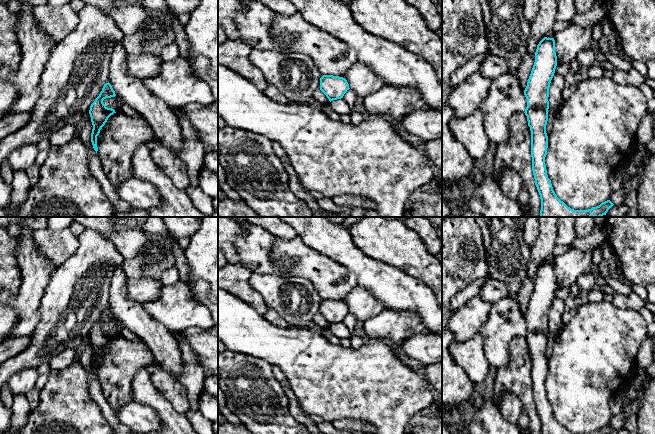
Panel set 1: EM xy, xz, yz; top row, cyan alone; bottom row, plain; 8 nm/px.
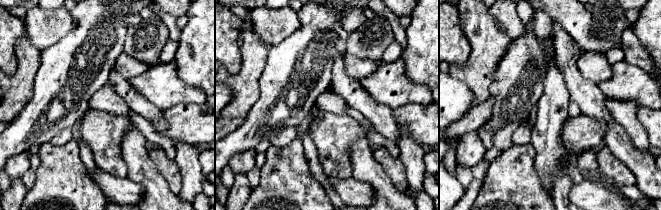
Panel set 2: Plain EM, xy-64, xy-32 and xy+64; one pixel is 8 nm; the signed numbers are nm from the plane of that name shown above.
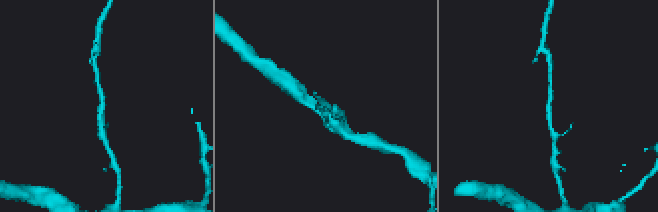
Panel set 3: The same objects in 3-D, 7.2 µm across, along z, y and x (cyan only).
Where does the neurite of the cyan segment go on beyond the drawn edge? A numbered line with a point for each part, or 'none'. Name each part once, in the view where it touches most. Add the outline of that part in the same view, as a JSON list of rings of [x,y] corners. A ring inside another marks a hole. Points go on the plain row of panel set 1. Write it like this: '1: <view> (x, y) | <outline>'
none

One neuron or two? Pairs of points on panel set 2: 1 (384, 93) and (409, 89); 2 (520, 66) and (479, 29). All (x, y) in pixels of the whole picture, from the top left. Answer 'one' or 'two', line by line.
1: one
2: two

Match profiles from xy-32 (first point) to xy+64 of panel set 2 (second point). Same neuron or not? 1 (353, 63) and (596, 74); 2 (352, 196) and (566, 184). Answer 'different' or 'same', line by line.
1: same
2: different

